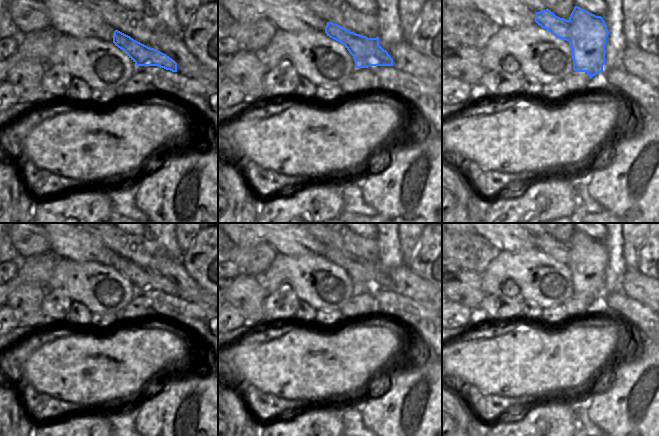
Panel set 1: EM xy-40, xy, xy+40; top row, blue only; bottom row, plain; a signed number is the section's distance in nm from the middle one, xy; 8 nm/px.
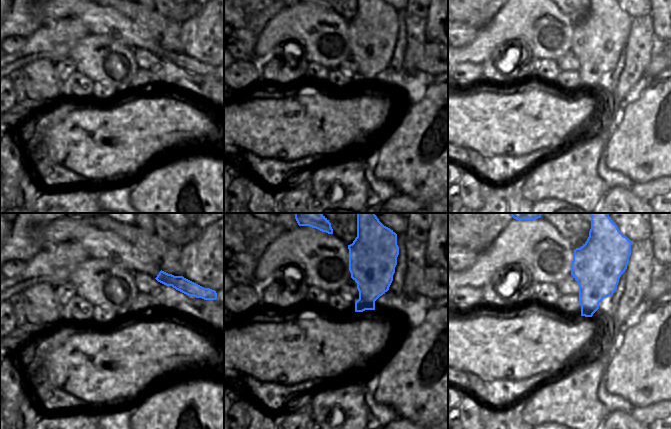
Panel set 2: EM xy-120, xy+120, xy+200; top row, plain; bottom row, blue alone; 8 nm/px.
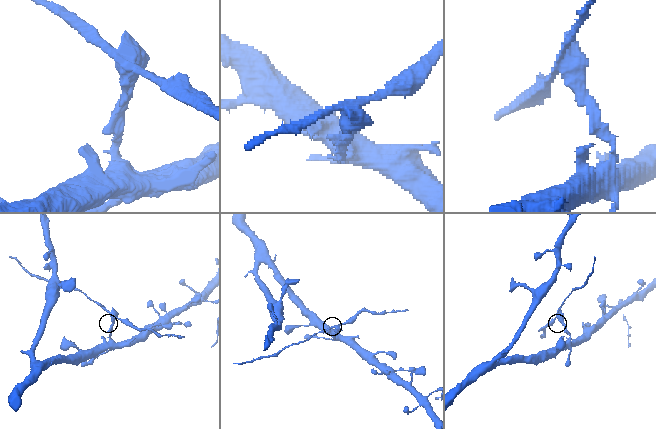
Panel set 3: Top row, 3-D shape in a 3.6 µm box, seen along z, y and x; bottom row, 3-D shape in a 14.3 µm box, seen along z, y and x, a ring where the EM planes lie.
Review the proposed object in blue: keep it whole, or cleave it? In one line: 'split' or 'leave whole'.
split

